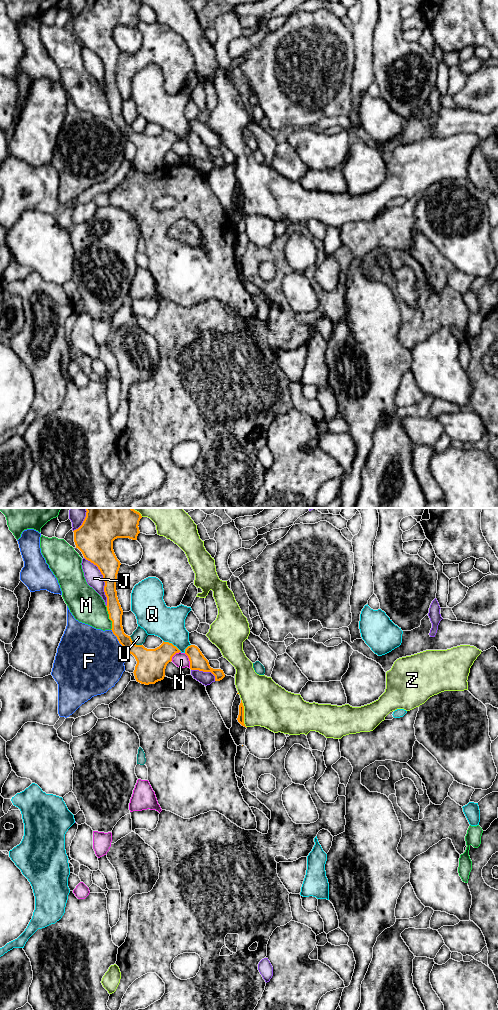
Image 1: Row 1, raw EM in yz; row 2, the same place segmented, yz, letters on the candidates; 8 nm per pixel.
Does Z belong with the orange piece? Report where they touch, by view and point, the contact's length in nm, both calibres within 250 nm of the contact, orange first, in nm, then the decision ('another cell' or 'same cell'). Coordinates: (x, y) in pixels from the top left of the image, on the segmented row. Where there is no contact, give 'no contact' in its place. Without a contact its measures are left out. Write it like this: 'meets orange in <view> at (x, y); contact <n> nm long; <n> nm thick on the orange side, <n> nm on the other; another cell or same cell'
meets orange in yz at (243, 713); contact 240 nm long; 50 nm thick on the orange side, 360 nm on the other; another cell

